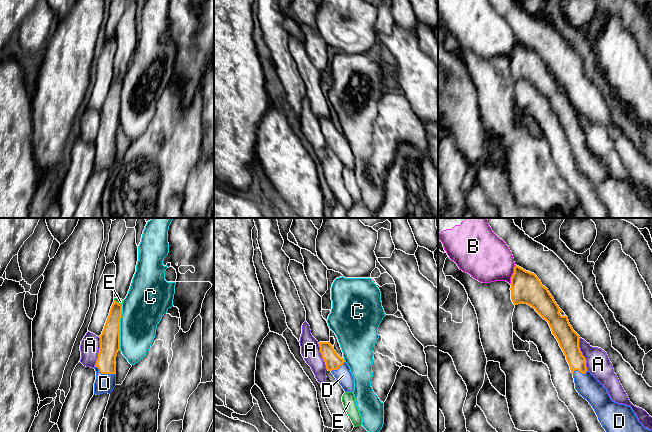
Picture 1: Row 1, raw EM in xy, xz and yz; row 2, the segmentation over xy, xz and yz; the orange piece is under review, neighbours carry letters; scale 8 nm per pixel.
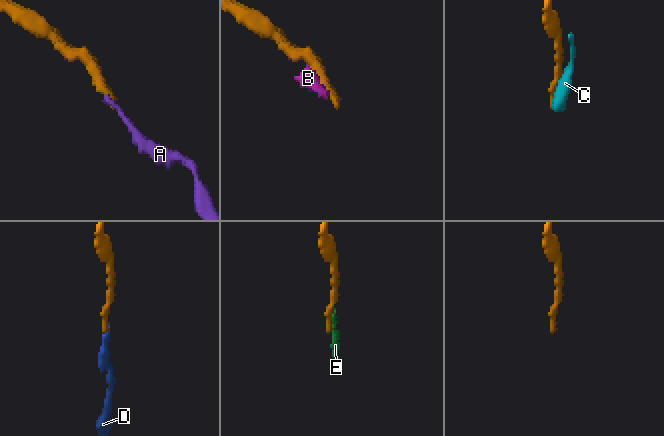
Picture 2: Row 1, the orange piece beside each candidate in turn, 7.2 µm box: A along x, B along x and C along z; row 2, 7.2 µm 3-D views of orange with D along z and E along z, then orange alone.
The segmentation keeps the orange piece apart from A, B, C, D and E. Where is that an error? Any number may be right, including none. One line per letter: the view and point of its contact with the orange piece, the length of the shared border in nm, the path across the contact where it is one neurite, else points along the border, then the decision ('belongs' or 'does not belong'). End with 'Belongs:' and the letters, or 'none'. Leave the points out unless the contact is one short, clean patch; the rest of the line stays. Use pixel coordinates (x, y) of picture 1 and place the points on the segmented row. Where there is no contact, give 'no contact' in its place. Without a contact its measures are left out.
A: meets orange in yz at (581, 354); contact 280 nm long; does not belong
B: meets orange in yz at (512, 275); contact 170 nm long; does not belong
C: meets orange in xy at (119, 328); contact 360 nm long; does not belong
D: meets orange in xy at (105, 373); contact 180 nm long; runs through xy (109, 343), (105, 373), (104, 383); belongs
E: meets orange in xy at (117, 302); contact 80 nm long; border along xy (114, 299), (121, 305); does not belong
Belongs: D

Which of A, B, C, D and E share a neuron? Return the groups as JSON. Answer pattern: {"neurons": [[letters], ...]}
{"neurons": [["A", "B"], ["C"], ["D"], ["E"]]}

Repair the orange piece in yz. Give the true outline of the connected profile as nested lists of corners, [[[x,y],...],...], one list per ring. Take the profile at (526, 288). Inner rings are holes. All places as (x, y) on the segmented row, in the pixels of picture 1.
[[[515,265],[514,273],[511,277],[511,300],[514,305],[527,304],[535,309],[535,311],[548,322],[552,334],[557,339],[566,360],[573,374],[575,389],[594,409],[599,422],[606,432],[652,432],[645,428],[639,421],[630,406],[618,404],[611,400],[607,389],[587,370],[586,359],[582,355],[579,348],[580,336],[573,330],[569,323],[568,317],[562,316],[563,312],[548,289],[542,285],[538,277],[529,271]]]

